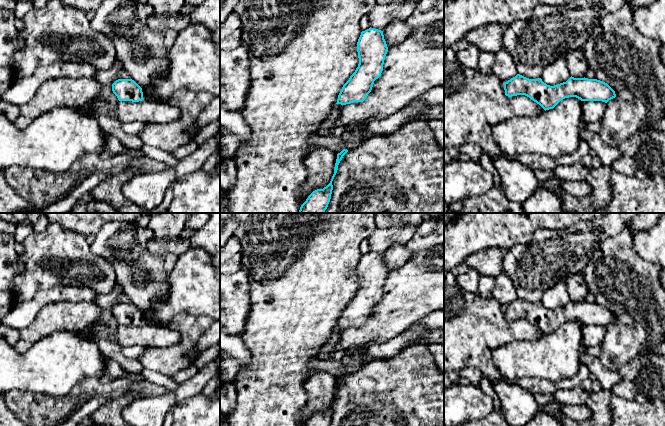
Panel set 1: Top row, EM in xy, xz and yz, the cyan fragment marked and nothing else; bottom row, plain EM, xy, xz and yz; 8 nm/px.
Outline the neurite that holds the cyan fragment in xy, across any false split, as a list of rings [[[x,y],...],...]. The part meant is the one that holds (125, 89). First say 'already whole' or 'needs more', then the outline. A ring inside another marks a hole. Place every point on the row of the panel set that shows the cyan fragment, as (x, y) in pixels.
already whole; [[[118,79],[112,84],[112,91],[119,101],[139,102],[143,100],[142,88],[132,79]]]

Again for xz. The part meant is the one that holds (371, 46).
already whole; [[[369,28],[361,32],[357,42],[359,64],[343,85],[336,104],[363,102],[371,92],[374,81],[381,76],[388,47],[383,31]]]

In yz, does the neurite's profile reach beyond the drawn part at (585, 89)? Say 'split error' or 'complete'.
complete

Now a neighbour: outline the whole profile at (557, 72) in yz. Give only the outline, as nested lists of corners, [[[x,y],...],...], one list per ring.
[[[565,57],[558,58],[546,66],[541,74],[542,81],[550,86],[566,82],[570,77],[571,74]]]

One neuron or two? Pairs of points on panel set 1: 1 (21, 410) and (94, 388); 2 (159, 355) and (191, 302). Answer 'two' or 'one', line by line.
1: one
2: two

